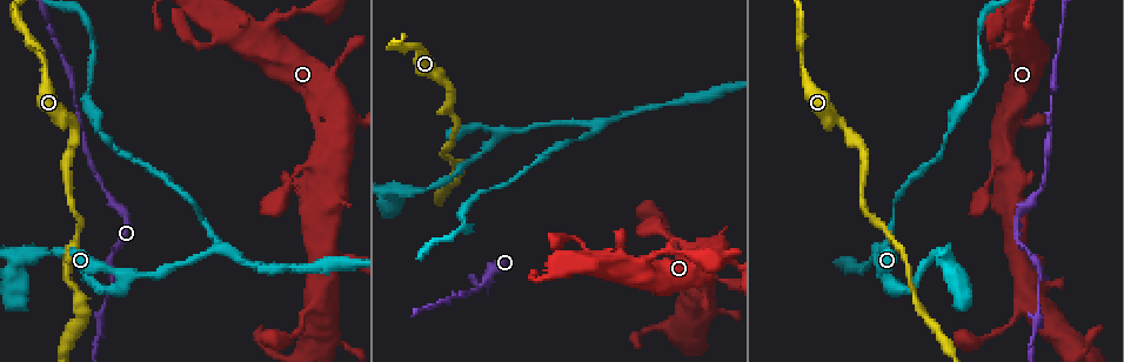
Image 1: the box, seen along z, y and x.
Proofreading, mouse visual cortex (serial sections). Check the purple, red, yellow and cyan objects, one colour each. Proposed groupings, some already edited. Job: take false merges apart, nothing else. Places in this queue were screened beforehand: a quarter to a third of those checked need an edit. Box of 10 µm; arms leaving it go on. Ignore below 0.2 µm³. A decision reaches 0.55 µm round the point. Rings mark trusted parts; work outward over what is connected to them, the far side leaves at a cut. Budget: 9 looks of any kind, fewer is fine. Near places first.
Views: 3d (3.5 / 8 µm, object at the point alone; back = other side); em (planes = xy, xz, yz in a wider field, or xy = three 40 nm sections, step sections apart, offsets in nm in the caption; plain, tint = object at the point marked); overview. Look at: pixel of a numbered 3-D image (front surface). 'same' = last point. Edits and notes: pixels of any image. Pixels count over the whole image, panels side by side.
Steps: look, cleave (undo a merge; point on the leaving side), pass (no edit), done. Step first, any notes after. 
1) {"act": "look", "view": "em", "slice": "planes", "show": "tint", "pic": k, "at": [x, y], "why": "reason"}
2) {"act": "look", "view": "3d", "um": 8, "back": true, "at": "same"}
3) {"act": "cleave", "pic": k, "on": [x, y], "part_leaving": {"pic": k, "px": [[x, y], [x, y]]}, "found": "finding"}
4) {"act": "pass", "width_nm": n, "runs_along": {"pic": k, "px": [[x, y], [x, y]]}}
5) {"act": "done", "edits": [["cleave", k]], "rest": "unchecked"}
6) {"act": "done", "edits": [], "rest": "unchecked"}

{"act": "look", "view": "3d", "um": 3.5, "pic": 1, "at": [122, 274], "why": "arms part here"}

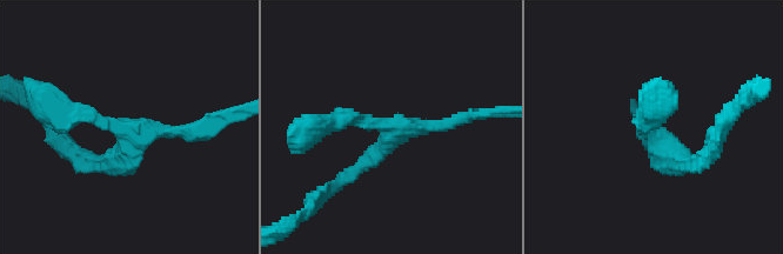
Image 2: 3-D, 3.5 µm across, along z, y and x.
{"act": "look", "view": "em", "slice": "xy", "step": 3, "show": "tint", "pic": 2, "at": [128, 131], "why": "shape alone is not enough"}

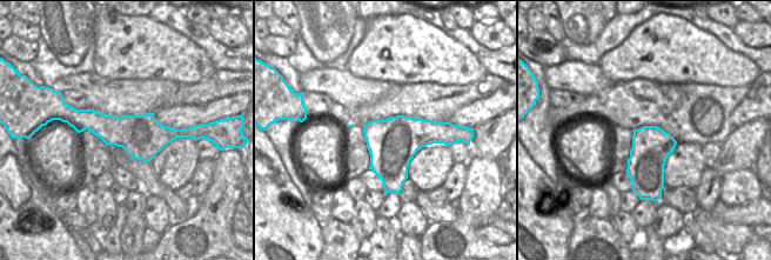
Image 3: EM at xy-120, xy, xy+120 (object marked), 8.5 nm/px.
{"act": "pass", "runs_along": {"pic": 3, "px": [[65, 115], [135, 134], [182, 134]]}, "found": "all the same cell"}

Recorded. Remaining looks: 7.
{"act": "look", "view": "3d", "um": 3.5, "pic": 1, "at": [947, 262], "why": "abrupt turn"}

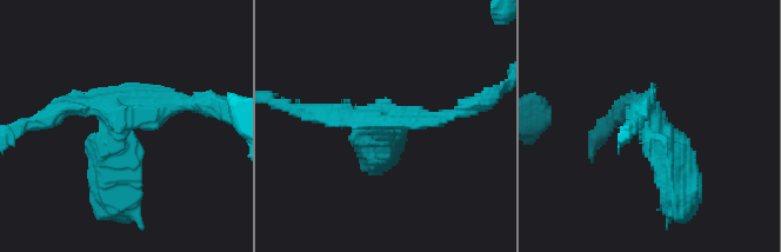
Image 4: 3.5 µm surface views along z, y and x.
{"act": "look", "view": "em", "slice": "xy", "step": 3, "show": "tint", "pic": 4, "at": [648, 116]}

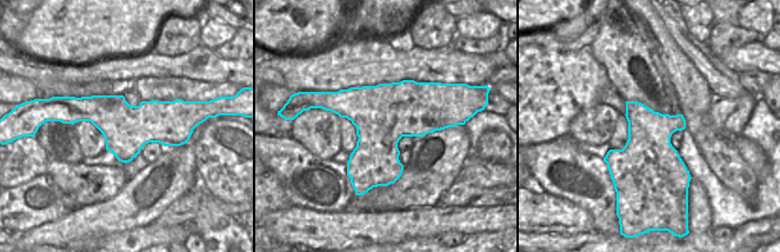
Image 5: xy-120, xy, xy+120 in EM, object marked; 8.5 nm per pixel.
{"act": "pass", "runs_along": {"pic": 4, "px": [[197, 103], [120, 118], [109, 190]]}, "found": "continuous, no second cell"}

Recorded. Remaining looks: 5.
{"act": "look", "view": "3d", "um": 3.5, "back": true, "pic": 1, "at": [802, 69], "why": "sudden change in width"}

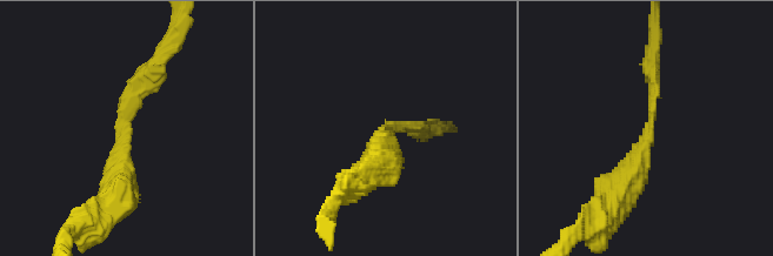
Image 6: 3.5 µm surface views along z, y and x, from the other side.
{"act": "look", "view": "em", "slice": "xy", "step": 5, "show": "tint", "pic": 6, "at": [647, 129]}

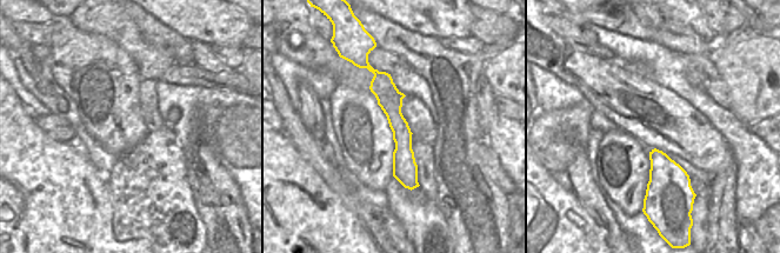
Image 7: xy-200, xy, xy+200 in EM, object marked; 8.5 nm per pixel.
{"act": "pass", "arm_widths_nm": [150, 450], "runs_along": {"pic": 6, "px": [[115, 197], [122, 112], [155, 65]]}, "found": "all the same cell"}

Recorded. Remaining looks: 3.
{"act": "look", "view": "3d", "um": 3.5, "pic": 1, "at": [593, 125], "why": "three arms meet"}

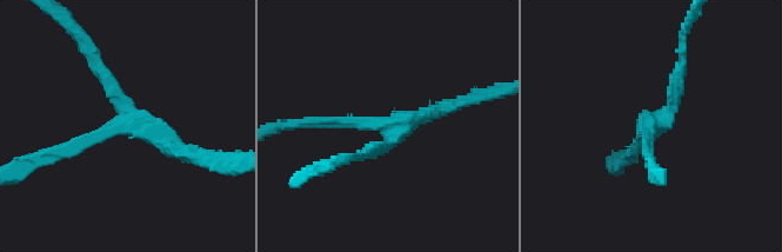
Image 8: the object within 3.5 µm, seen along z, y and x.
{"act": "look", "view": "em", "slice": "xy", "step": 3, "show": "tint", "pic": 8, "at": [655, 124]}

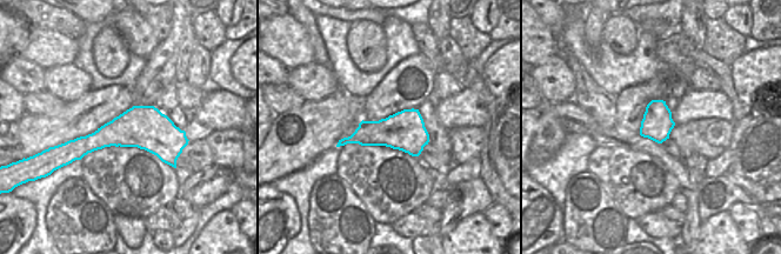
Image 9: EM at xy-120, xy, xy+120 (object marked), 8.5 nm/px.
{"act": "pass", "arm_widths_nm": [150, 150, 200], "runs_along": {"pic": 9, "px": [[185, 141], [106, 135], [68, 146]]}, "found": "continuous, no second cell"}

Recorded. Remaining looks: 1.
{"act": "done", "edits": [], "rest": "unchecked"}

